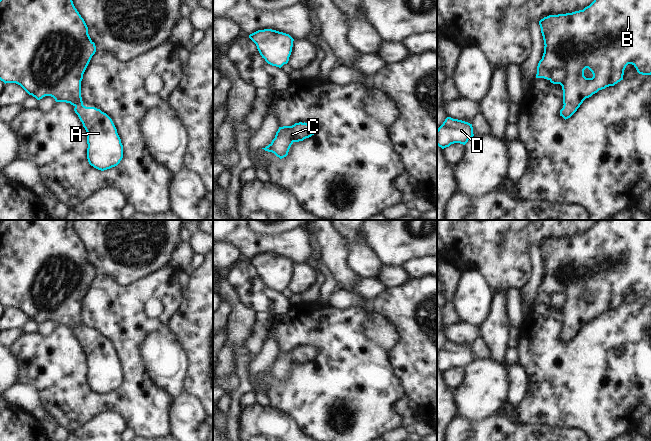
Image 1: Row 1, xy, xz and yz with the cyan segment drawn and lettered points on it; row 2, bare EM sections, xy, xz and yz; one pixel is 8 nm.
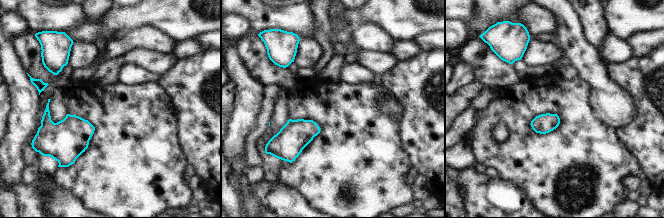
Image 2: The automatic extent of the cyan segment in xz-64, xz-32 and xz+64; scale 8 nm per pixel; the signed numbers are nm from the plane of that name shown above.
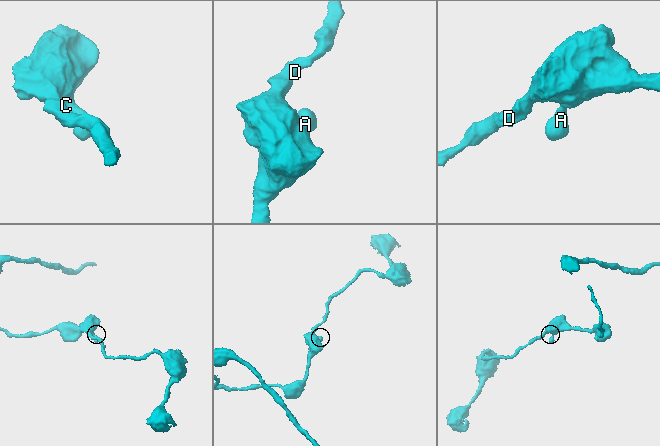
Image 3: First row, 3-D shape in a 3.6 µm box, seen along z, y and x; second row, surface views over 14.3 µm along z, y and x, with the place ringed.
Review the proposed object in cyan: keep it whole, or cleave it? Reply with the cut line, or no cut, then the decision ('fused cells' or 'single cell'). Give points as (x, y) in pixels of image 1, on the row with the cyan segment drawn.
no cut | single cell

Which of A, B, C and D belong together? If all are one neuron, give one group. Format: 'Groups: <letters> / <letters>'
Groups: A B C D

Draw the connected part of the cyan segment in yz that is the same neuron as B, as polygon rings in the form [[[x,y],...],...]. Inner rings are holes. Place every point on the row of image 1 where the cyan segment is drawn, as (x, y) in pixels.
[[[594,0],[583,10],[544,17],[539,25],[545,46],[536,78],[562,86],[564,105],[560,116],[565,120],[577,111],[586,98],[623,80],[628,64],[632,64],[639,74],[651,75],[651,0]],[[586,68],[592,72],[592,78],[584,76]]]

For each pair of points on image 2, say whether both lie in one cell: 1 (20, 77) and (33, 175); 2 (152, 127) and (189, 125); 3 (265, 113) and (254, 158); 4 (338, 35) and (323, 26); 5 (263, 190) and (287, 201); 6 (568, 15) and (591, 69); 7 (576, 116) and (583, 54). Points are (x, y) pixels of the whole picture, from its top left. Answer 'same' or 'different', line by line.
1: different
2: different
3: same
4: different
5: same
6: same
7: different

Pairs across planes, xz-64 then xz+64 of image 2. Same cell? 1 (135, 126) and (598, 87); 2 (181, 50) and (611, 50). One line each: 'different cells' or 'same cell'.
1: different cells
2: same cell

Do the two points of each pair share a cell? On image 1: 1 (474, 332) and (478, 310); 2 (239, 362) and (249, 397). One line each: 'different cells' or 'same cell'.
1: different cells
2: different cells

